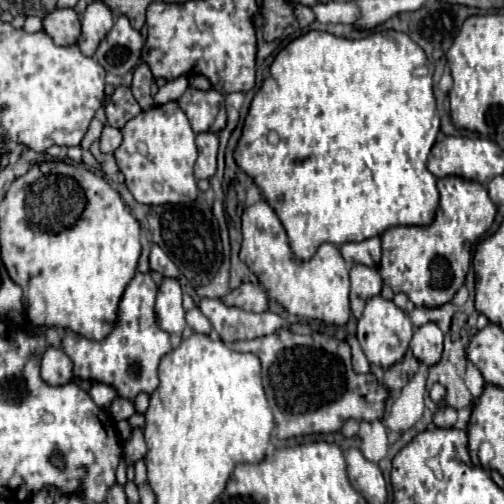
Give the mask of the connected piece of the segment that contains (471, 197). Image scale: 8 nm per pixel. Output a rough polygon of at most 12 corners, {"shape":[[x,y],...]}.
{"shape":[[438,180],[430,226],[382,234],[378,272],[416,306],[462,288],[492,226],[488,190]]}

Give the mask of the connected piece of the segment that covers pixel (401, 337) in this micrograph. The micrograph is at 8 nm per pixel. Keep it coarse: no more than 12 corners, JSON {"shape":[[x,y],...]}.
{"shape":[[382,296],[366,302],[358,342],[390,368],[412,340],[410,318]]}

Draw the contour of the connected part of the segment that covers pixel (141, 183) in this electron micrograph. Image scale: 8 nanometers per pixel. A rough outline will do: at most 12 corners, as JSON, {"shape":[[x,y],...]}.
{"shape":[[176,102],[140,112],[114,158],[136,202],[198,198],[198,156]]}

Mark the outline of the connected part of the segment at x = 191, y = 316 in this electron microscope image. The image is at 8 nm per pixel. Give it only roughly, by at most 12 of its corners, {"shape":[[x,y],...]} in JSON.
{"shape":[[200,310],[186,312],[188,326],[198,334],[212,334],[210,320]]}

